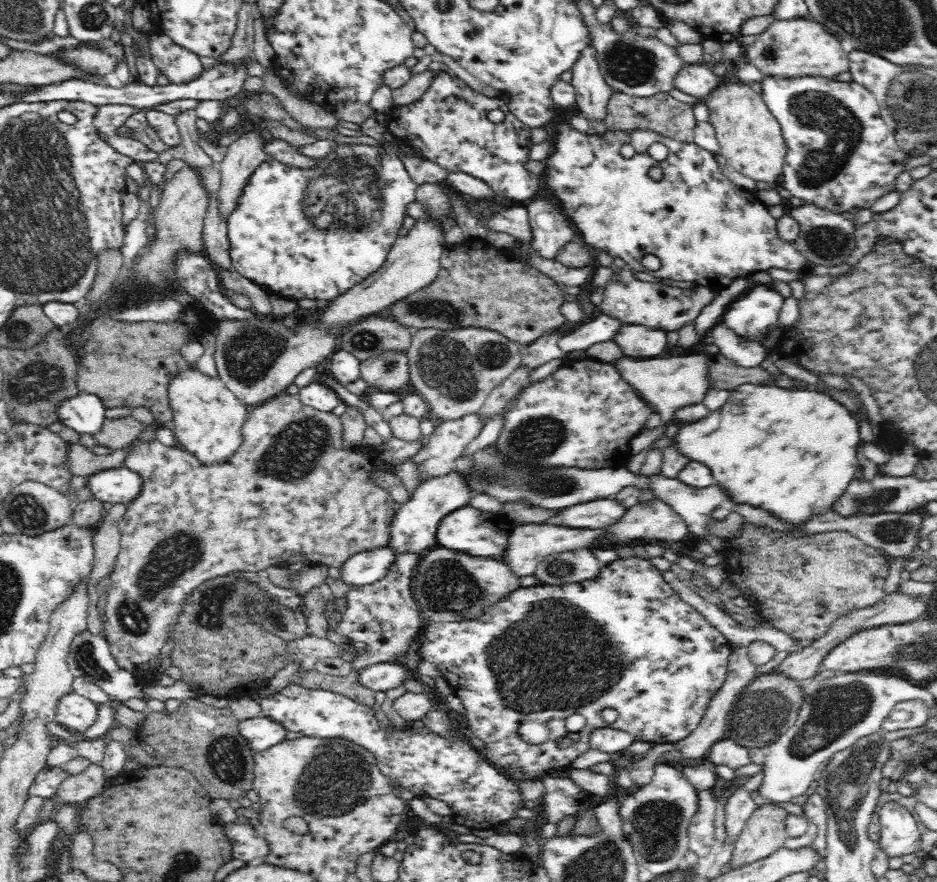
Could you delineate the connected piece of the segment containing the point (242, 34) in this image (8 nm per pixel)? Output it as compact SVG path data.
M257 2L241 5L237 14L237 25L232 37L231 47L220 58L222 62L240 62L246 60L254 44L254 20L260 17Z

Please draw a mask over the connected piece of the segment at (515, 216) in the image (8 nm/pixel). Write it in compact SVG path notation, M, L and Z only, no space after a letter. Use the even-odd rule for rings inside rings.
M522 206L506 209L502 213L496 214L496 216L480 218L479 223L488 230L506 232L523 244L531 244L532 242L530 219L527 209Z

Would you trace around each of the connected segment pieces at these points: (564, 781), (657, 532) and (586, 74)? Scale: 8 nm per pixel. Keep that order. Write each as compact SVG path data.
M548 775L542 777L541 781L545 791L540 800L544 804L543 815L549 823L557 824L565 816L588 810L598 804L592 802L596 800L595 794L584 790L569 777Z
M656 496L652 500L648 500L648 502L639 502L628 507L626 514L608 529L610 529L615 543L620 543L621 545L624 545L625 542L628 543L632 539L648 539L654 543L657 540L666 542L684 541L691 535L682 516L674 511L672 505L658 499Z
M591 42L588 44L584 55L578 60L577 64L572 68L571 83L576 89L576 106L578 106L578 112L590 122L593 126L596 122L603 122L606 118L606 112L608 112L608 102L611 97L613 88L604 80L604 77L598 69L598 62L596 62L596 53L591 47Z

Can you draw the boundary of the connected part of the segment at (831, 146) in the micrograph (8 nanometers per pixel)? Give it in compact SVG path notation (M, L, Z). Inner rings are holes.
M768 76L761 82L761 88L762 98L778 119L788 143L784 176L779 184L792 196L842 214L854 207L871 208L878 198L895 190L896 177L904 171L907 157L899 148L895 133L884 124L877 99L866 87L854 80L840 82L824 76L788 79Z

